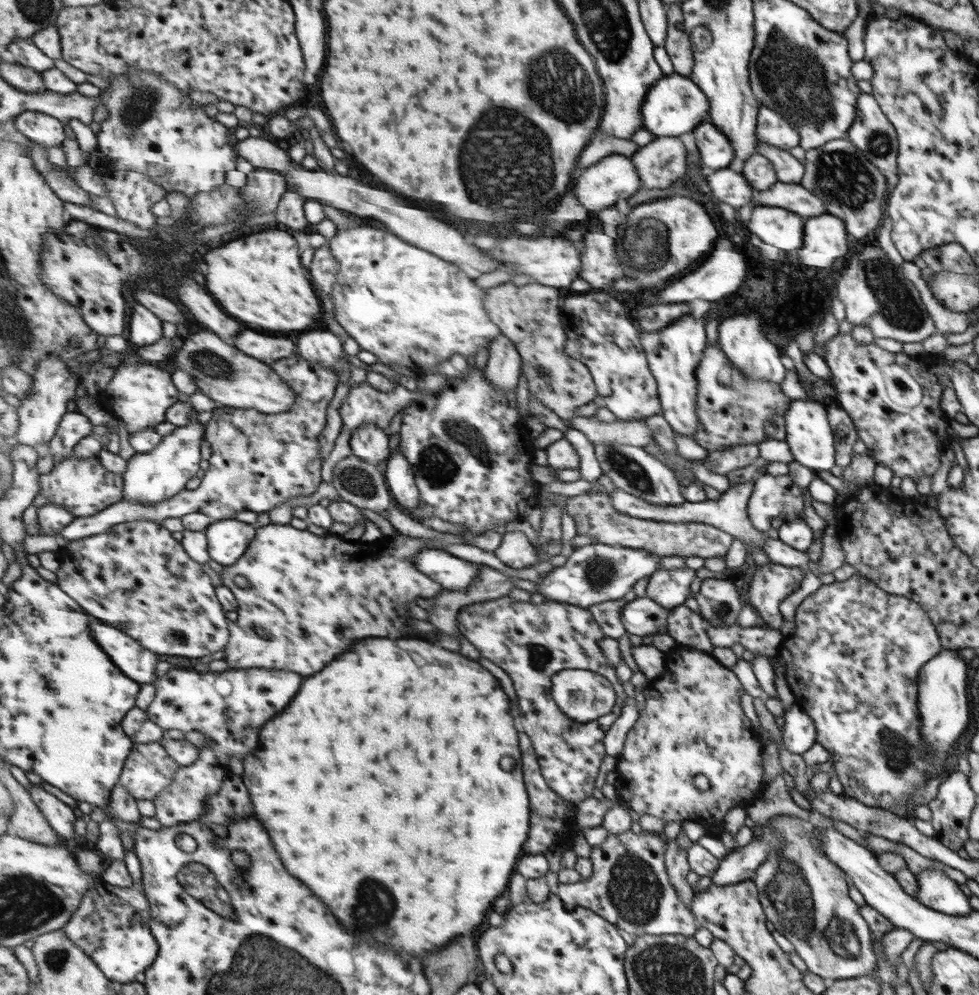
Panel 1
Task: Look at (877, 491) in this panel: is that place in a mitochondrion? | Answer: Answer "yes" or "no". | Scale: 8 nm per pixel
no

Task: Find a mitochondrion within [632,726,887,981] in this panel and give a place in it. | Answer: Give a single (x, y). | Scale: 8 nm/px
(795, 912)

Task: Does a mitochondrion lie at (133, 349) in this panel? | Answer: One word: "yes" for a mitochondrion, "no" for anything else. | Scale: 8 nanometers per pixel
no

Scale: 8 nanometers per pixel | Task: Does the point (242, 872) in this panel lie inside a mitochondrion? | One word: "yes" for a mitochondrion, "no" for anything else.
no

